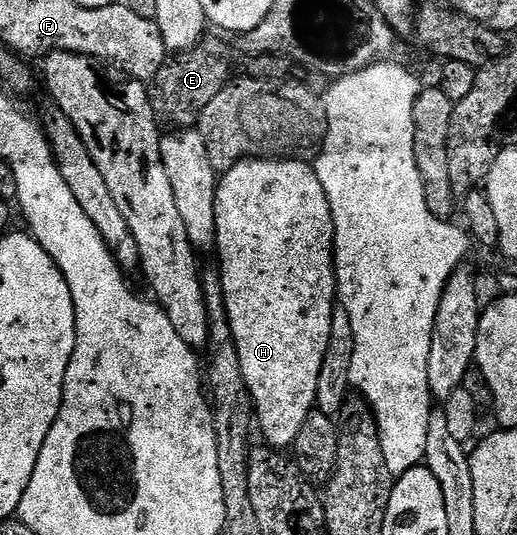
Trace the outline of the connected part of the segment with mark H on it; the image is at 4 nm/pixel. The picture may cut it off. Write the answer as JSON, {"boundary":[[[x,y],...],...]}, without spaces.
{"boundary":[[[248,158],[237,162],[231,170],[225,171],[218,179],[216,190],[216,255],[222,265],[222,295],[226,301],[226,315],[232,328],[236,352],[240,356],[240,368],[248,384],[248,392],[254,401],[254,416],[257,429],[262,429],[261,441],[279,451],[293,447],[296,436],[304,422],[316,410],[316,384],[320,380],[320,368],[328,352],[328,340],[332,336],[332,316],[336,305],[338,281],[334,275],[334,225],[332,208],[328,208],[328,196],[324,184],[320,184],[318,173],[310,162],[283,162],[273,158]]]}

